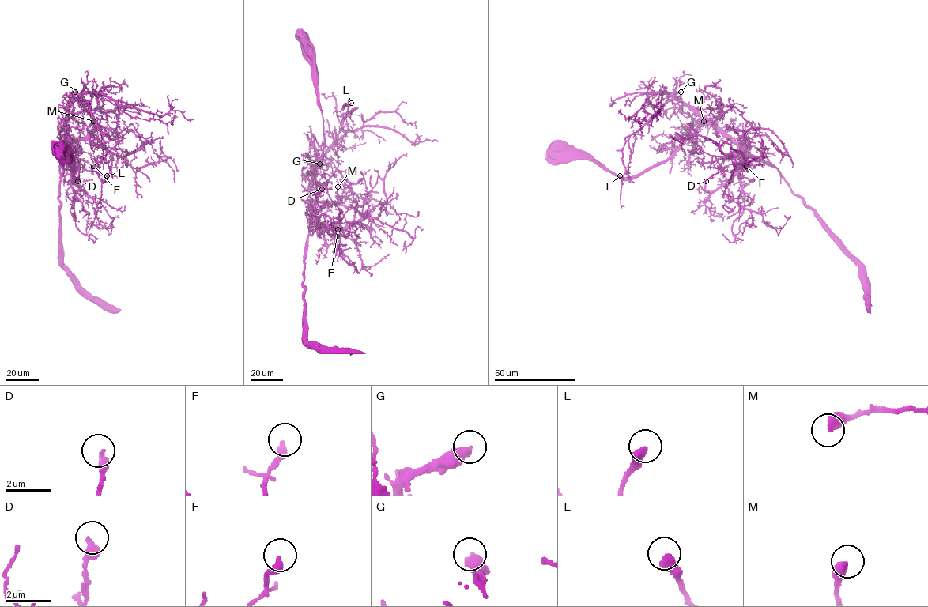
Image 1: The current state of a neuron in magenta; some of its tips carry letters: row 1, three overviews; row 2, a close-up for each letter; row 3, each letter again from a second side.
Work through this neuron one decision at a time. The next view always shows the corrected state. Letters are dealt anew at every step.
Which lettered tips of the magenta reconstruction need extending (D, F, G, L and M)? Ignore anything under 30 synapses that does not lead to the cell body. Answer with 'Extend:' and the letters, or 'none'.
Extend: G

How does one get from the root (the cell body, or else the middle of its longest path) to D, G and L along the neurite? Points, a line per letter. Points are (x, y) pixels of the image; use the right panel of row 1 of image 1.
D: (867, 301), (859, 266), (775, 167), (748, 156), (715, 190), (707, 191), (706, 181)
G: (867, 301), (859, 266), (780, 172), (745, 154), (681, 102), (676, 96), (680, 92)
L: (867, 301), (859, 266), (780, 172), (745, 154), (680, 102), (667, 101), (629, 137), (622, 181), (620, 175)

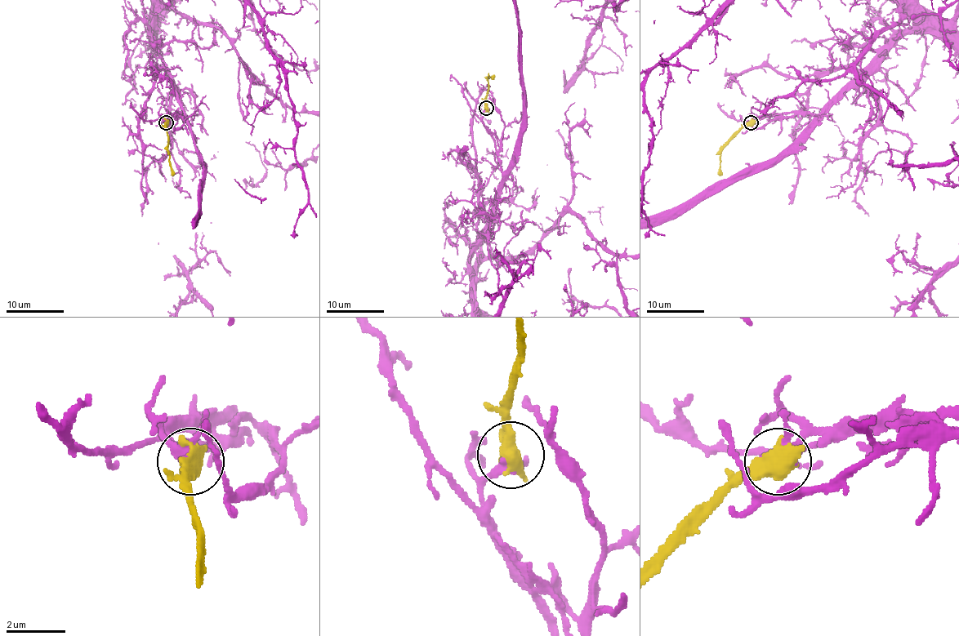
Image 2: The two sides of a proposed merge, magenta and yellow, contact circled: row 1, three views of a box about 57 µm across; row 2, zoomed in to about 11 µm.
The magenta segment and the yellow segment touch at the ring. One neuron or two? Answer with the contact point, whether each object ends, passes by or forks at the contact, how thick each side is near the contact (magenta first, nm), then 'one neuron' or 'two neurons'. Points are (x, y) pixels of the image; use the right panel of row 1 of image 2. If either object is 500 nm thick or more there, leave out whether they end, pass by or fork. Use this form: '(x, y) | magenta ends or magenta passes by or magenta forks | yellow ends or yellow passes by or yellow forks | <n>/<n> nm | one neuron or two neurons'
(751, 122) | 220/700 nm | two neurons

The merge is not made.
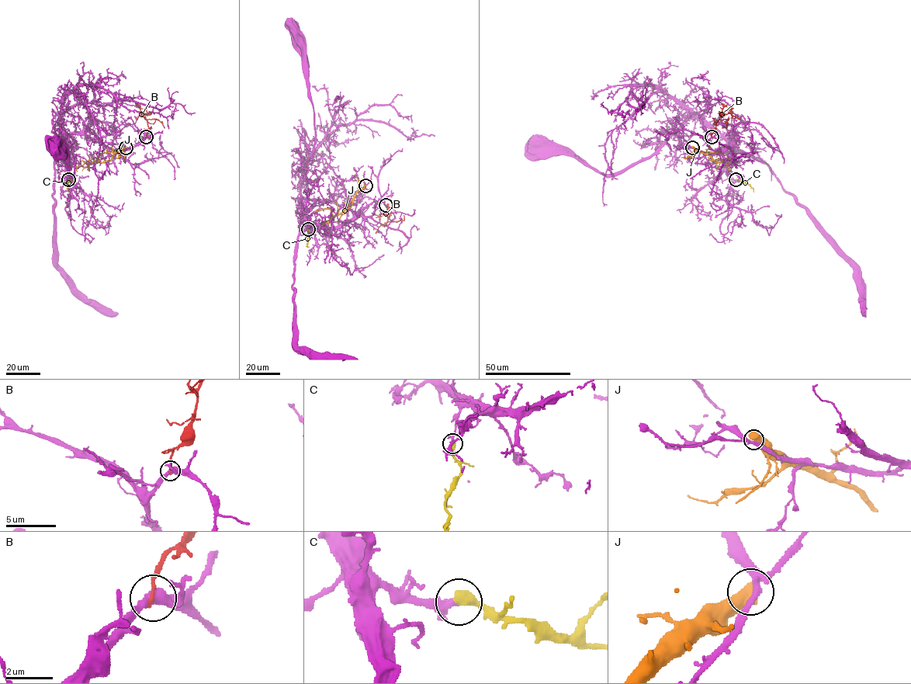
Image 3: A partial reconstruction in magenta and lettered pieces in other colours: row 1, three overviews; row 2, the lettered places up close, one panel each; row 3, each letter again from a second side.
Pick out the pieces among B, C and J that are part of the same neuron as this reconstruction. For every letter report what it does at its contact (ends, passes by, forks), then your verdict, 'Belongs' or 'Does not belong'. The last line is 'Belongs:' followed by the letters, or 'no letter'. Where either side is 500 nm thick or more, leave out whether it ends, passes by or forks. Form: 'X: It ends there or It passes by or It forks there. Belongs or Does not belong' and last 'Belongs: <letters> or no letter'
B: It ends there. Does not belong
C: It ends there. Belongs
J: Does not belong
Belongs: C

